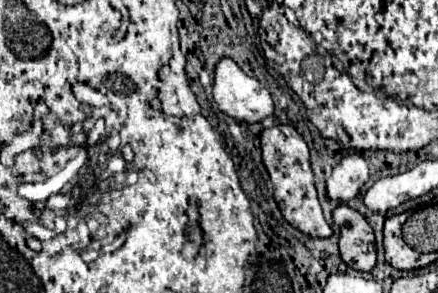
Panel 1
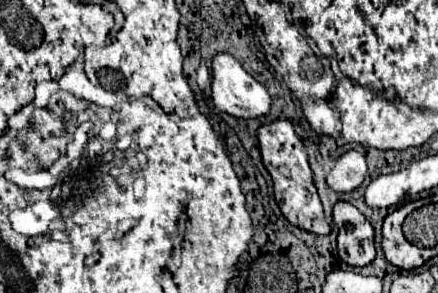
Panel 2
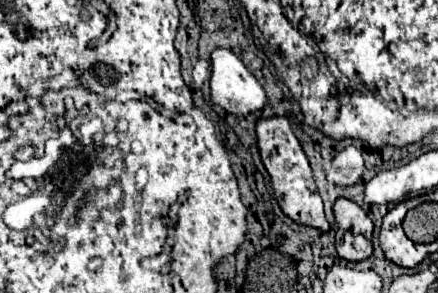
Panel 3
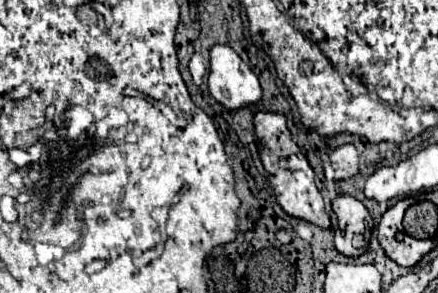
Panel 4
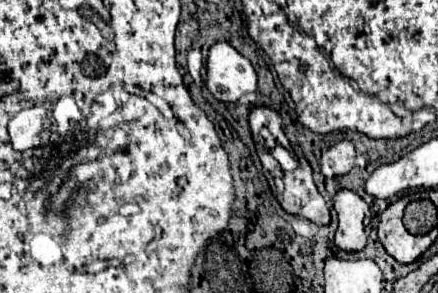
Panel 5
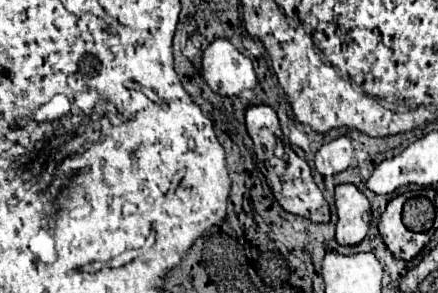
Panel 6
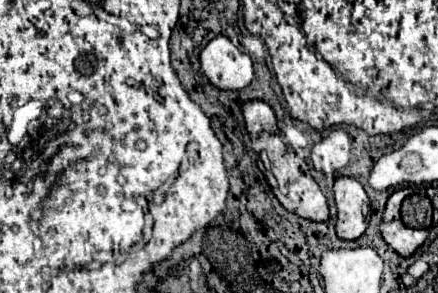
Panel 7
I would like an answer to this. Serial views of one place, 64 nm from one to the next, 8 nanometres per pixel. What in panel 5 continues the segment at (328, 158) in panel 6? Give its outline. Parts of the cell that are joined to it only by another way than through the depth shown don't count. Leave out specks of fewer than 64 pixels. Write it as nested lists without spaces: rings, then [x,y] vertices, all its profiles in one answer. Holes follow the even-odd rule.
[[[344,140],[328,148],[320,158],[320,171],[325,178],[336,178],[352,172],[356,160],[356,148],[352,142]]]

